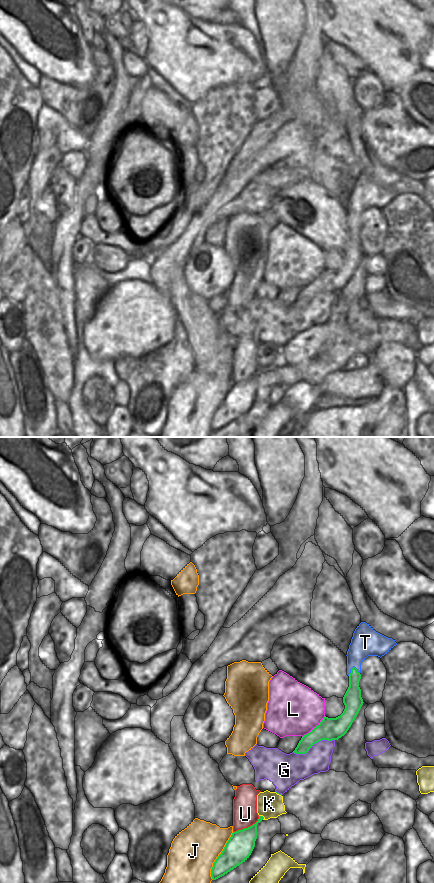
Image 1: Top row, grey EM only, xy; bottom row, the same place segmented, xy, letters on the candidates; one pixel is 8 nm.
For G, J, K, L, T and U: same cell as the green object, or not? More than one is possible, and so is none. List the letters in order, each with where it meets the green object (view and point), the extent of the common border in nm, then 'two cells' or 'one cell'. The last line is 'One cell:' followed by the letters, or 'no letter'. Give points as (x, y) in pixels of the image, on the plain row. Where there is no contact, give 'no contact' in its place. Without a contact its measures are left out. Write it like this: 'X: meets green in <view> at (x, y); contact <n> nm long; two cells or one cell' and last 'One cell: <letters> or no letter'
G: meets green in xy at (313, 296); contact 360 nm long; two cells
J: meets green in xy at (218, 408); contact 420 nm long; two cells
K: meets green in xy at (262, 368); contact 50 nm long; two cells
L: meets green in xy at (315, 279); contact 260 nm long; two cells
T: meets green in xy at (352, 220); contact 100 nm long; one cell
U: meets green in xy at (248, 379); contact 260 nm long; two cells
One cell: T

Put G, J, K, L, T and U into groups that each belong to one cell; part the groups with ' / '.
G / J / K / L / T / U

